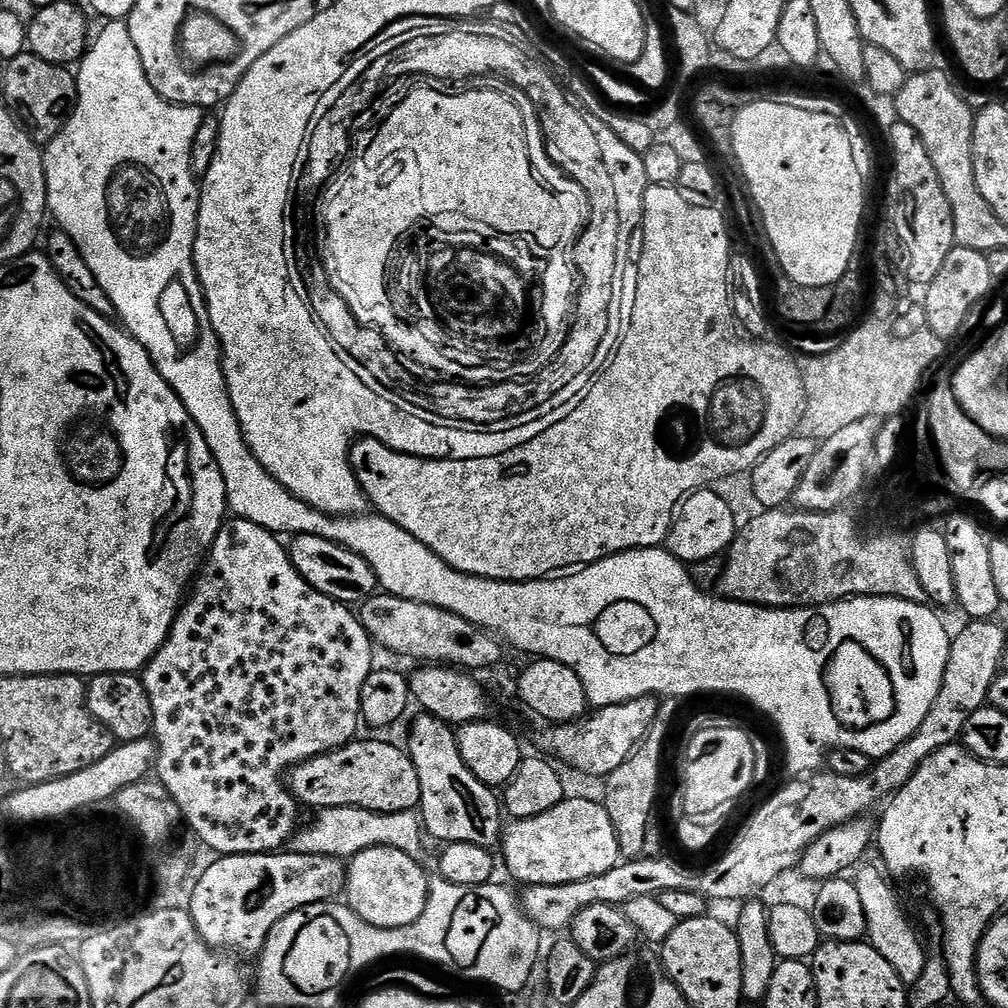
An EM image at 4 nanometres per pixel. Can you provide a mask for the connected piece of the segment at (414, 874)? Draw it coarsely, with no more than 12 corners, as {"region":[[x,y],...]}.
{"region":[[400,849],[347,861],[343,895],[370,926],[421,917],[429,873]]}

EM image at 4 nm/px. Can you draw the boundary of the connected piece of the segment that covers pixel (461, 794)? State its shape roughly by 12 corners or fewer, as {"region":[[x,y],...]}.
{"region":[[453,725],[408,732],[423,831],[492,850],[502,804],[462,762]]}

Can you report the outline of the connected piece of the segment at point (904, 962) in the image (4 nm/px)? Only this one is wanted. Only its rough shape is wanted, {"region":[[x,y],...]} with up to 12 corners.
{"region":[[855,869],[871,944],[906,986],[929,959],[889,877]]}

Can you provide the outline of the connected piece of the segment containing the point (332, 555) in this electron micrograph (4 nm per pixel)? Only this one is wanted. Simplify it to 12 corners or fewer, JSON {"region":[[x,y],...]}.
{"region":[[297,536],[294,570],[337,604],[377,595],[370,562],[317,536]]}

